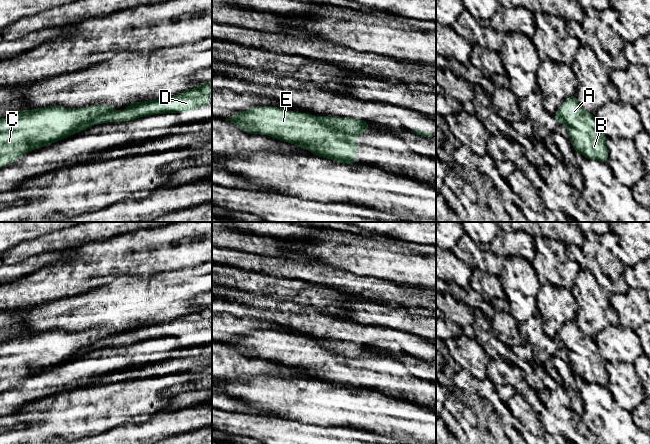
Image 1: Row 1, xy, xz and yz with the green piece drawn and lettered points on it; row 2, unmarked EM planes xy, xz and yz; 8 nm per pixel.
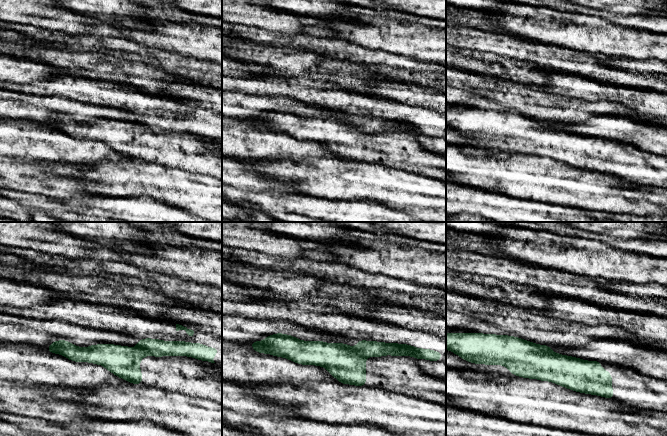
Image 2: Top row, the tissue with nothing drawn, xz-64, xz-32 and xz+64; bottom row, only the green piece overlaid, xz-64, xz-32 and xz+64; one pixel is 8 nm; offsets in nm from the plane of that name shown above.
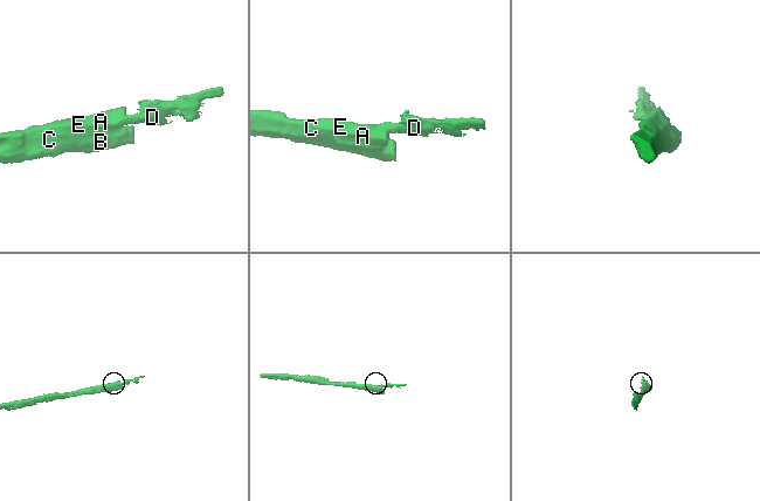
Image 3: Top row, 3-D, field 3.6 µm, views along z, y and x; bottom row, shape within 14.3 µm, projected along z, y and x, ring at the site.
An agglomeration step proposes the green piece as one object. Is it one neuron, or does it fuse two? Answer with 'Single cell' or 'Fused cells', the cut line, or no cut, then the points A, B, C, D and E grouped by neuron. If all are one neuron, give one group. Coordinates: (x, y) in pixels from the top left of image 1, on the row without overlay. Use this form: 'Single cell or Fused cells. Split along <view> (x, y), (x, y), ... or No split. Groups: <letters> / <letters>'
Fused cells. Split along xz (316, 341), (328, 350), (357, 358). Groups: A B C E / D

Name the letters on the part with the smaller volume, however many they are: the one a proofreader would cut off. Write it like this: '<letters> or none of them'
D

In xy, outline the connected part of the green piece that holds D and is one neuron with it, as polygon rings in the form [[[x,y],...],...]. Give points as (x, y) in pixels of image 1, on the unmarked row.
[[[205,306],[196,312],[181,316],[171,322],[158,322],[141,326],[127,331],[121,337],[117,337],[115,334],[103,337],[94,343],[93,348],[131,345],[153,338],[178,338],[181,335],[192,335],[200,331],[208,331],[209,321],[212,321],[212,306]]]

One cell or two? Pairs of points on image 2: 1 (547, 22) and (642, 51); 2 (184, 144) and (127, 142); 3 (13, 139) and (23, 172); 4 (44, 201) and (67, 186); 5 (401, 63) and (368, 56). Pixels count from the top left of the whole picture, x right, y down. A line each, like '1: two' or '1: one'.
1: one
2: one
3: two
4: two
5: one

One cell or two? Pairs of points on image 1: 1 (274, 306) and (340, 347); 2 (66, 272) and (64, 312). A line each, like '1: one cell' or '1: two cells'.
1: one cell
2: two cells

